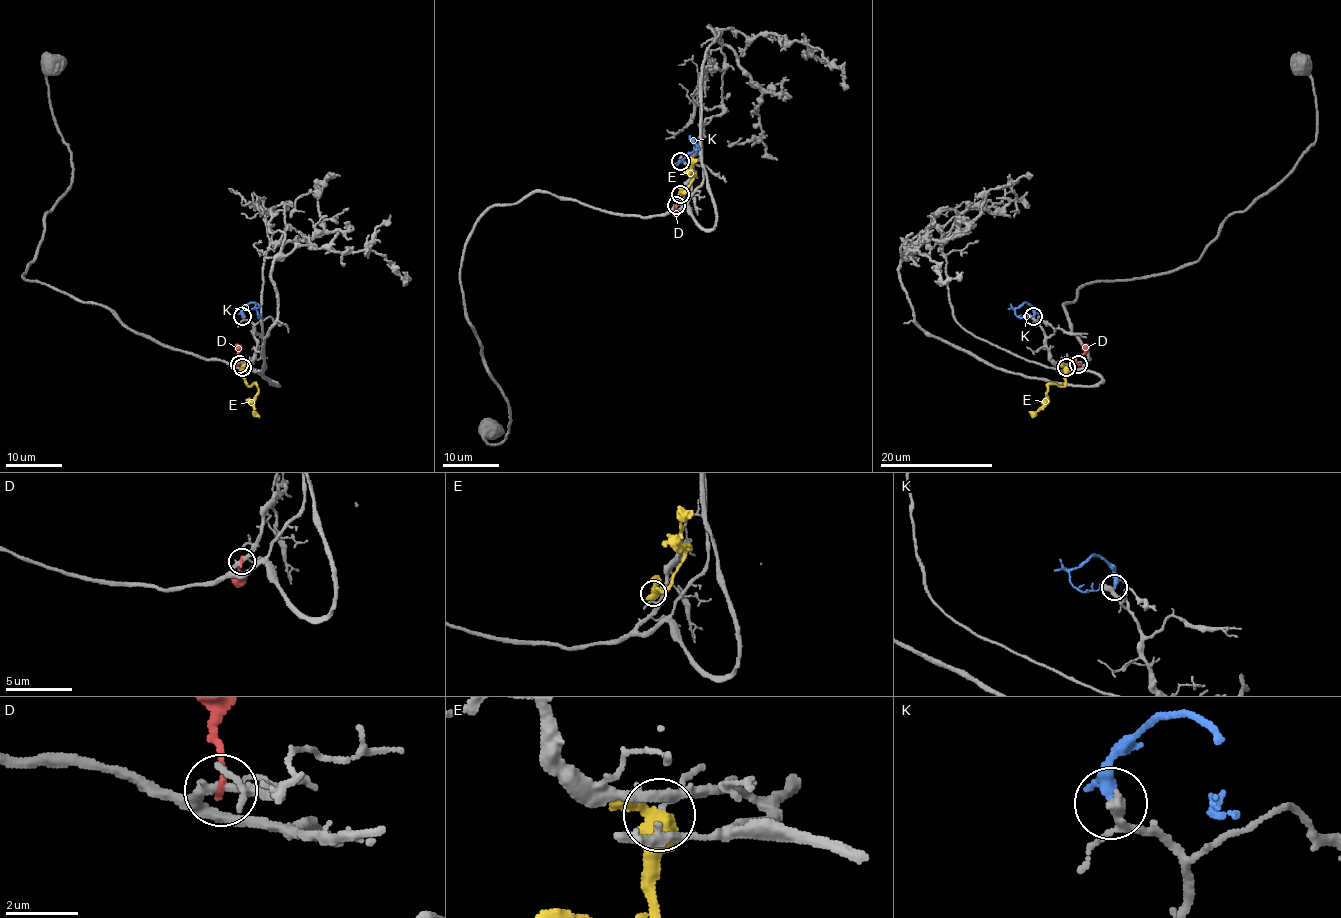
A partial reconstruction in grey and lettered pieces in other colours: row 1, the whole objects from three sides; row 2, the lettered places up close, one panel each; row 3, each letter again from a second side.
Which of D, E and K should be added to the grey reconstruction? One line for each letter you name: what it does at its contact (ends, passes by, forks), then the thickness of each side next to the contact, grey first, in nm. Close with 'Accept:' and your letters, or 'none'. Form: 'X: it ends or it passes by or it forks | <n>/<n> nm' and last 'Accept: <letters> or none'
K: it ends | 240/380 nm
Accept: K

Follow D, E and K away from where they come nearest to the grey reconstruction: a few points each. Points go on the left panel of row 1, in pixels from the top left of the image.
D: (239, 363), (235, 344)
E: (242, 367), (245, 382), (249, 386), (257, 386), (253, 411), (259, 417)
K: (242, 316), (242, 310), (252, 303), (259, 306), (256, 310), (259, 317), (257, 314)

